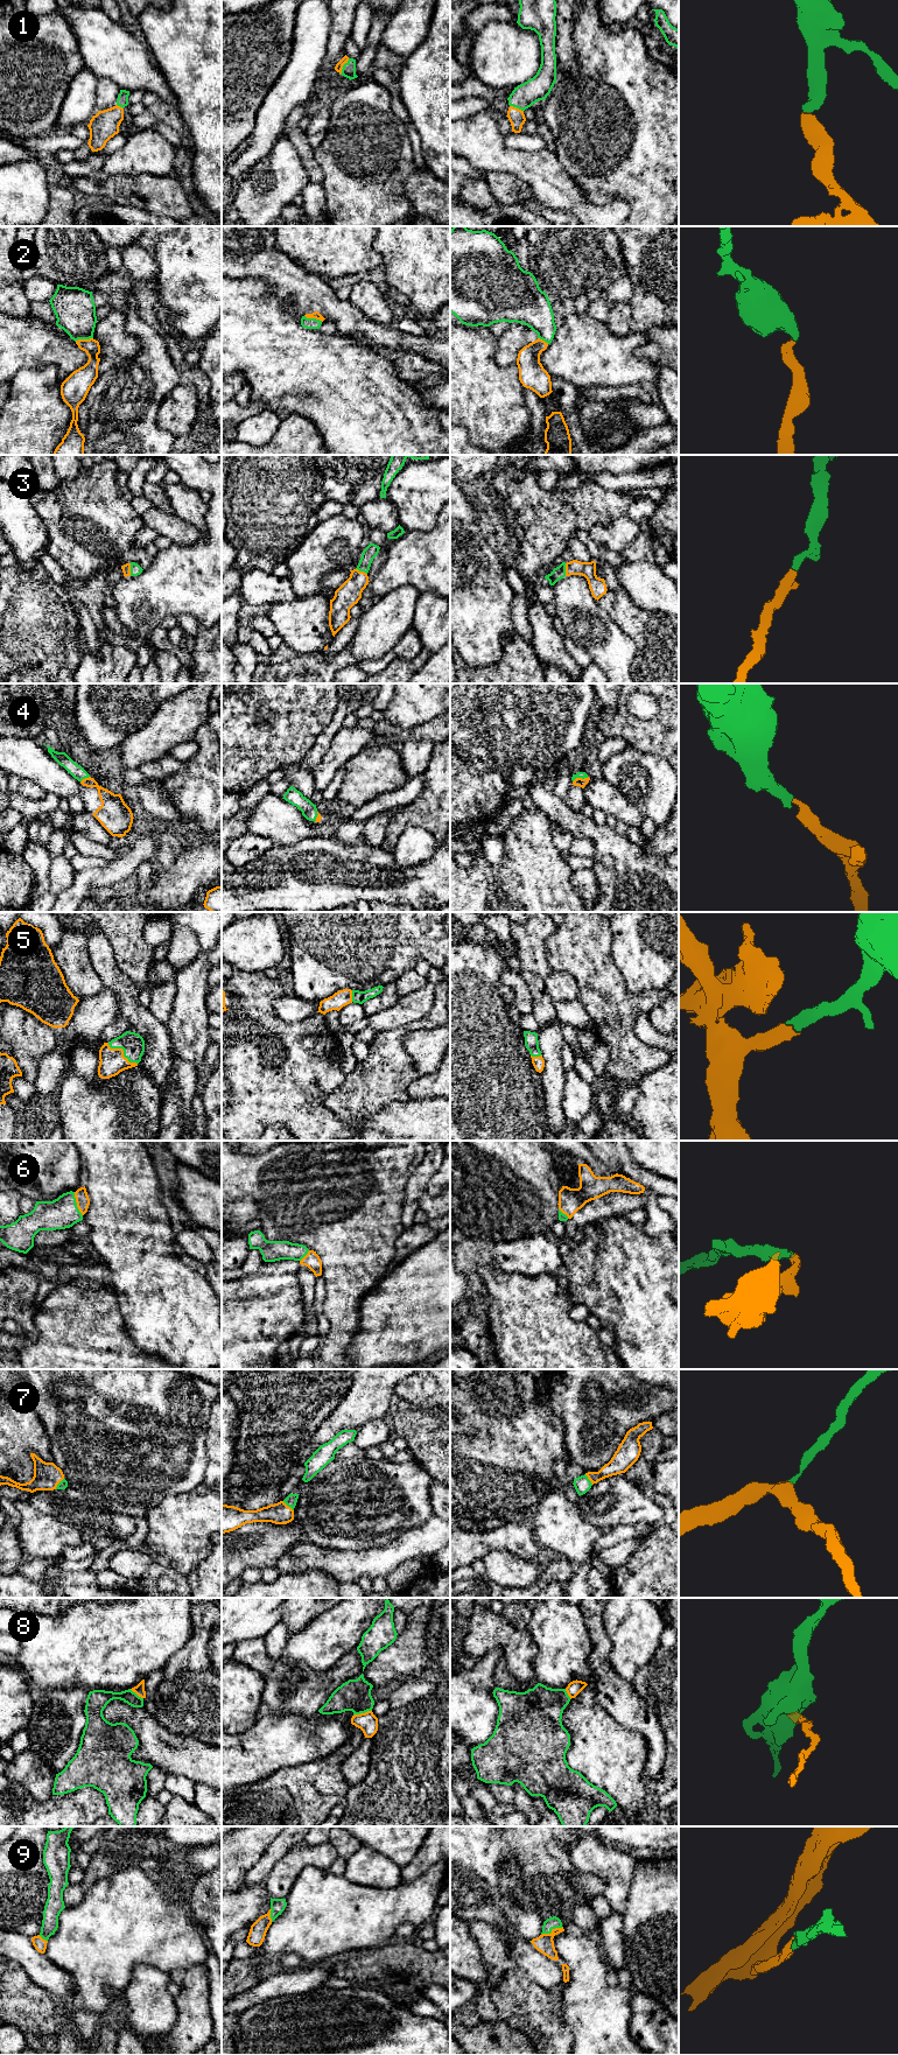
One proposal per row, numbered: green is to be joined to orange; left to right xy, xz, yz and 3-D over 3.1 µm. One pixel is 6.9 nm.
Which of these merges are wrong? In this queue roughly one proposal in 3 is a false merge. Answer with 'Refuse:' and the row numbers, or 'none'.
Refuse: 8

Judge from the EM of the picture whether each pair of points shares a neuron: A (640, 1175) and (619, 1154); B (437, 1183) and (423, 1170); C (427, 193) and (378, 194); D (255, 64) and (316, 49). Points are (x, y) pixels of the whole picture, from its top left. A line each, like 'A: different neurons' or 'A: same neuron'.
A: same neuron
B: different neurons
C: different neurons
D: different neurons

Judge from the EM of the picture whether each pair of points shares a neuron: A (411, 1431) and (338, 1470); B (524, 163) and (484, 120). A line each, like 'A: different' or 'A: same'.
A: different
B: same

